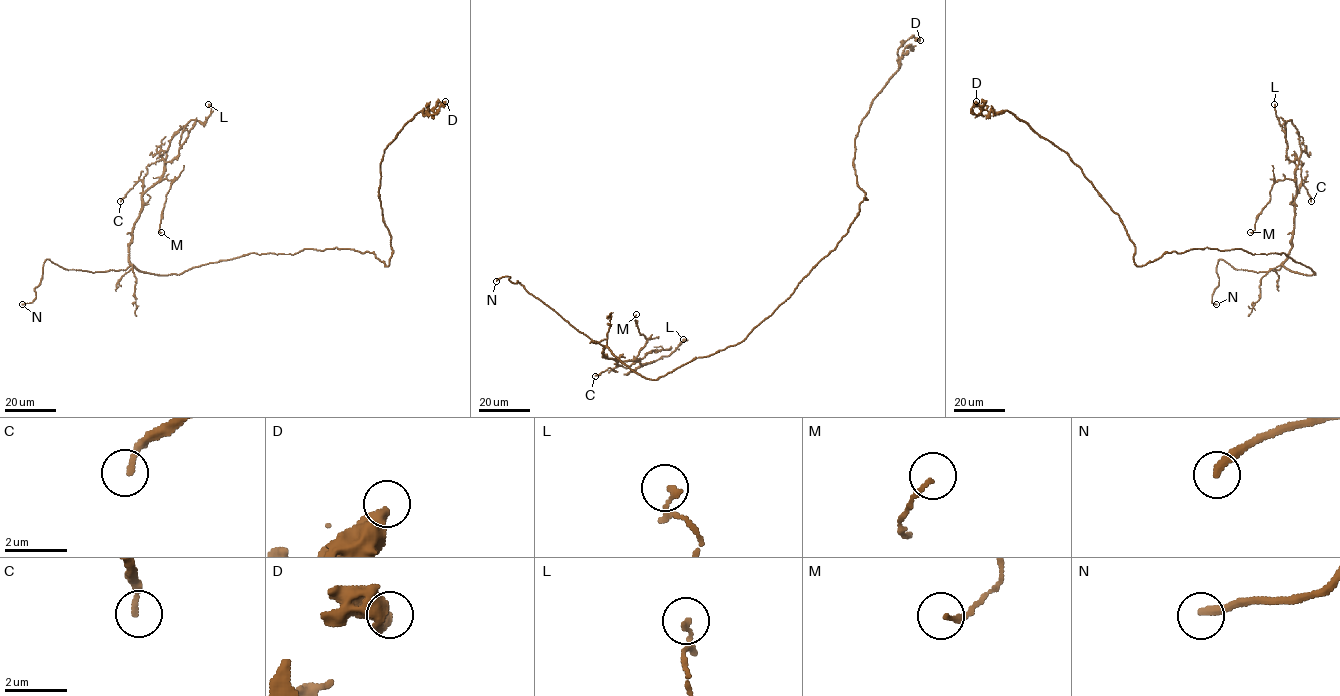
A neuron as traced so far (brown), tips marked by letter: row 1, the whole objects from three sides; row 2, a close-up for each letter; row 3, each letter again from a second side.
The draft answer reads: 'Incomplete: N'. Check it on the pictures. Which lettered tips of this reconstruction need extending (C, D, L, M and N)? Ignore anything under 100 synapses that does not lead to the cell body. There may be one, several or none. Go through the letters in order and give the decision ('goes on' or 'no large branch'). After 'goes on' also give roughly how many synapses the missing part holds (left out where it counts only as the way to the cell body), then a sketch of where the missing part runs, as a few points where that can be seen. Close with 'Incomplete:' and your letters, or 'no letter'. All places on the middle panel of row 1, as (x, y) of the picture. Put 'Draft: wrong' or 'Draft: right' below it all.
C: no large branch
D: no large branch
L: no large branch
M: no large branch
N: goes on | (496, 281), (490, 290), (477, 293)
Incomplete: N
Draft: right

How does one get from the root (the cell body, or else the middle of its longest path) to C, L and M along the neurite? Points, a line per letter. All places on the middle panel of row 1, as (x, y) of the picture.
C: (778, 307), (741, 341), (656, 379), (633, 372), (606, 347), (604, 356), (617, 365), (595, 376)
L: (778, 307), (741, 341), (656, 379), (633, 372), (606, 347), (604, 356), (647, 364), (683, 339)
M: (778, 307), (741, 341), (656, 379), (633, 372), (606, 347), (604, 356), (637, 356), (646, 340), (636, 314)

